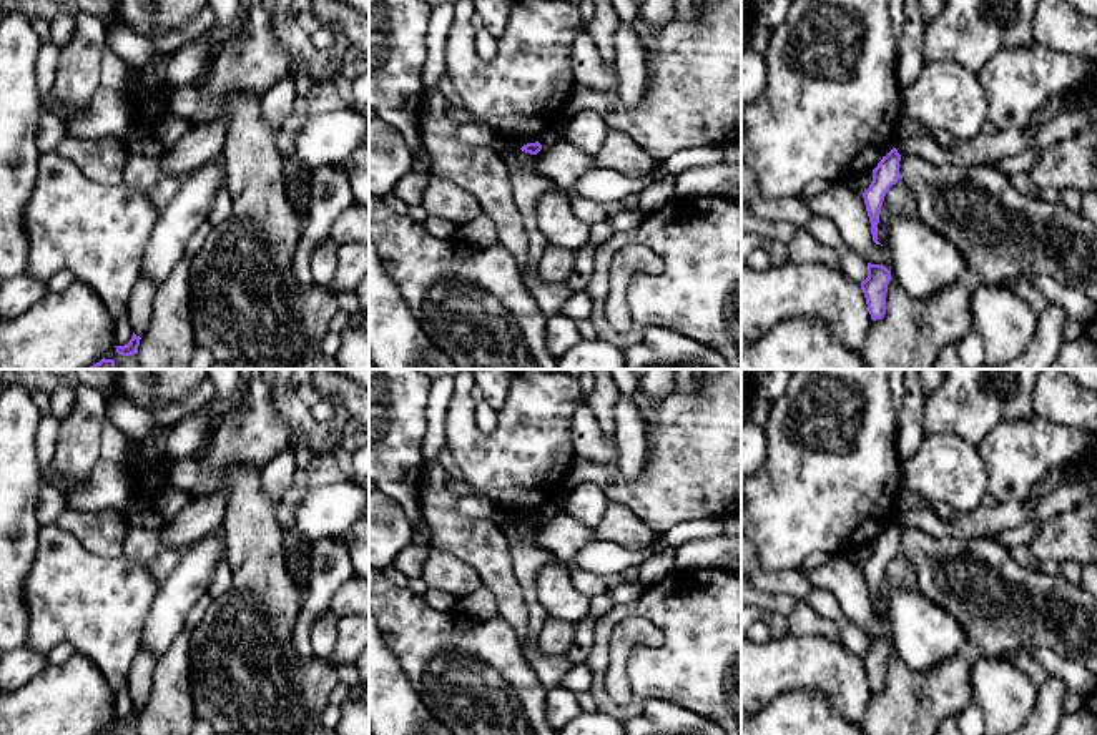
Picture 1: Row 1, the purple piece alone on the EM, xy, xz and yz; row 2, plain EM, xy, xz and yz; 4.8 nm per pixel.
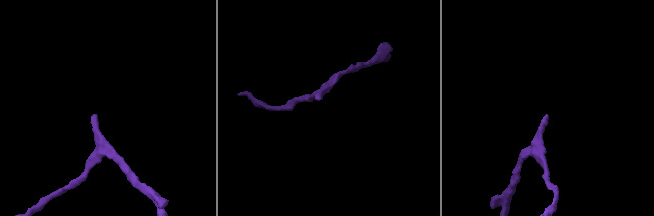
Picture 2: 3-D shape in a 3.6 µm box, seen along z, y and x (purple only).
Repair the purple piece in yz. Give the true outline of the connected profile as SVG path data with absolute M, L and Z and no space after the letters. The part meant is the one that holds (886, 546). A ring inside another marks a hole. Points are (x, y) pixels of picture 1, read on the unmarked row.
M893 520L886 529L883 529L883 532L873 542L873 554L869 560L863 565L866 584L871 595L873 614L876 617L881 617L878 614L878 595L881 579L889 560L899 554L899 534L901 527L896 520Z

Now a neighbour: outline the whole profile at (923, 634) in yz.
M916 587L889 592L884 620L896 652L913 670L931 670L942 659L967 649L959 622Z

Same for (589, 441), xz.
M590 407L577 409L572 424L572 442L575 456L597 464L618 464L620 451L617 437L605 436Z

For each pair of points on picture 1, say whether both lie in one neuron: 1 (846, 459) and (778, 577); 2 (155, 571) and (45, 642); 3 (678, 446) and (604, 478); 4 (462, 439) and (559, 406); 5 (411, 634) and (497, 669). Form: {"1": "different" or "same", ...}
{"1": "different", "2": "same", "3": "same", "4": "same", "5": "same"}

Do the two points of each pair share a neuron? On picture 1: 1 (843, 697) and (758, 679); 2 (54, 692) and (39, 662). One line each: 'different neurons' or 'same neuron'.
1: same neuron
2: same neuron

